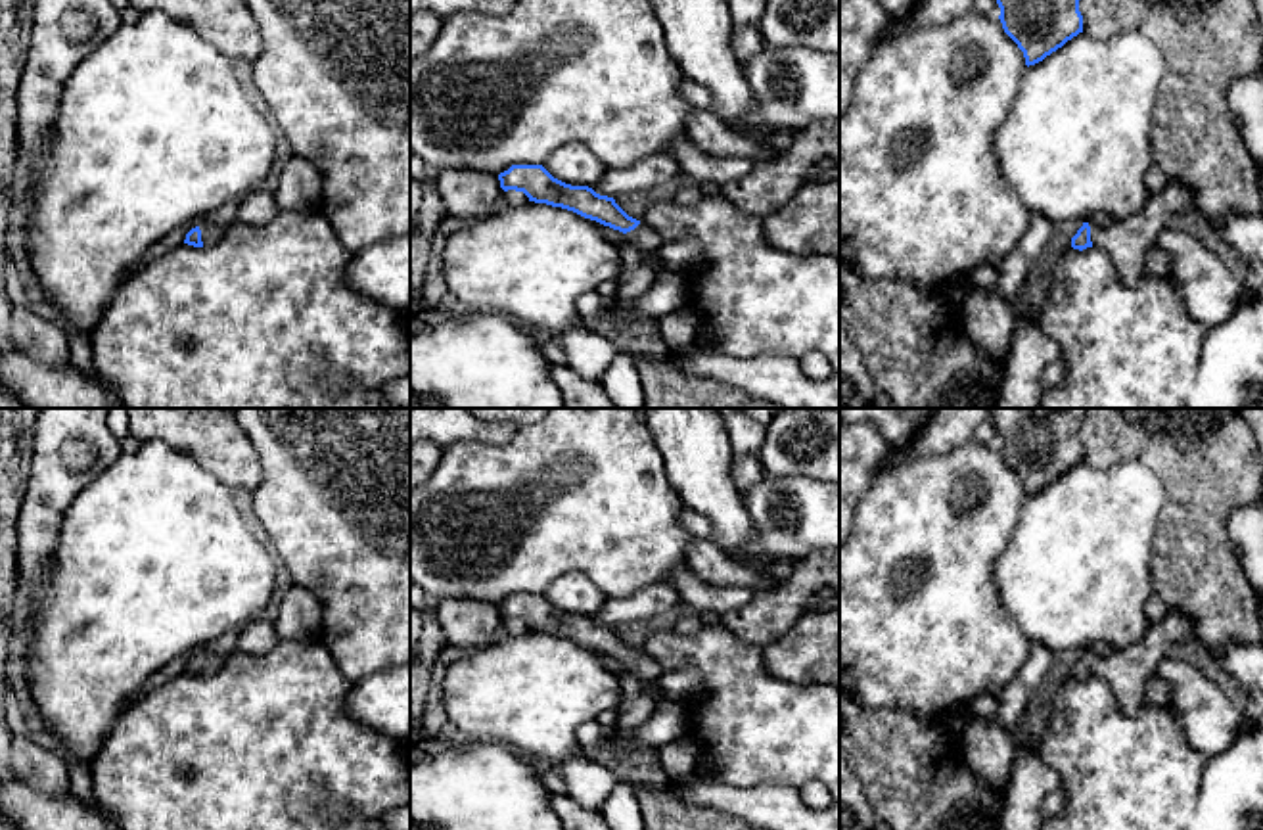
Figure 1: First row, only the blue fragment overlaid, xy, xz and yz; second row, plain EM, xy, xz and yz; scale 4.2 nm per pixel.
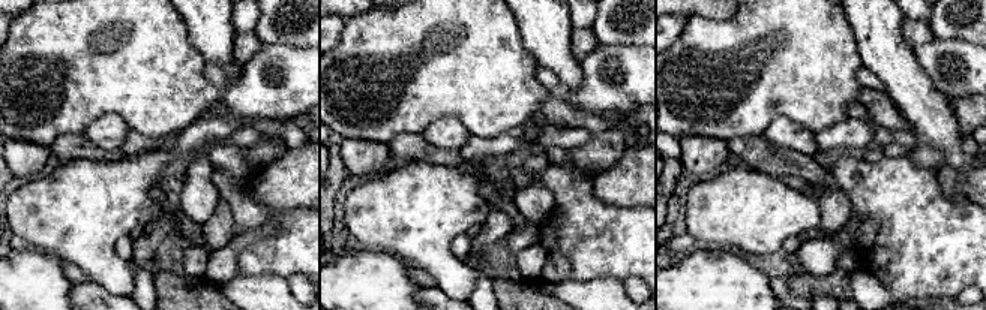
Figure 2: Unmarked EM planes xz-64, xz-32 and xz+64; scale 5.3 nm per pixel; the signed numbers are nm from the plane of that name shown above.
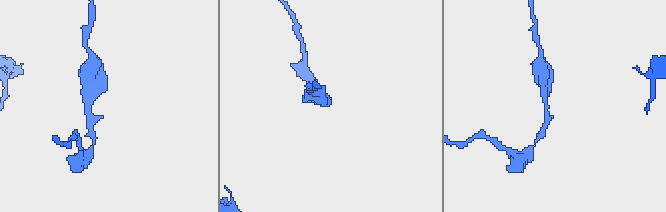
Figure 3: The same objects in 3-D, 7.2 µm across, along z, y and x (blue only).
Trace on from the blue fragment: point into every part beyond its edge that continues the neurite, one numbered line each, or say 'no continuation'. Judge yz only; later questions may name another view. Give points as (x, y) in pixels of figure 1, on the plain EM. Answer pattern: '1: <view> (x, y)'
1: yz (1127, 671)

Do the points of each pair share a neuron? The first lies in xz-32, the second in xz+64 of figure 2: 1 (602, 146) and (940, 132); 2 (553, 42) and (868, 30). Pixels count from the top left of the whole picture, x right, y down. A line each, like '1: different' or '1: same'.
1: different
2: same

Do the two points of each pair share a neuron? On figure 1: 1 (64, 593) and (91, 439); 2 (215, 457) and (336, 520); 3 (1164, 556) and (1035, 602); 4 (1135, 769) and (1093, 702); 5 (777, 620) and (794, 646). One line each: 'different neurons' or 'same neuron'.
1: different neurons
2: different neurons
3: different neurons
4: same neuron
5: different neurons

